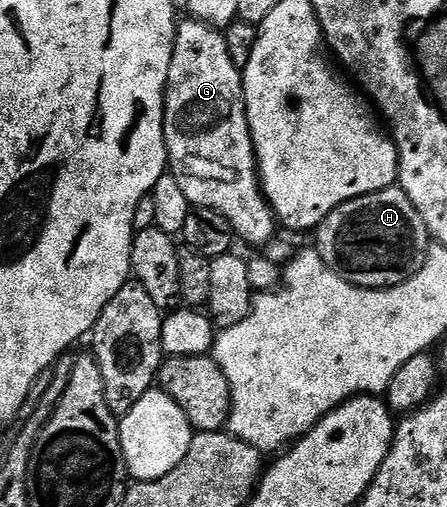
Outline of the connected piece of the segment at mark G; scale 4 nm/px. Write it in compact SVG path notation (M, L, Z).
M195 20L181 21L176 27L168 83L164 89L164 139L168 153L168 170L186 192L189 207L212 210L230 224L233 235L252 246L264 246L278 230L272 207L260 188L256 153L252 151L250 124L244 103L244 76L226 52L223 33Z

